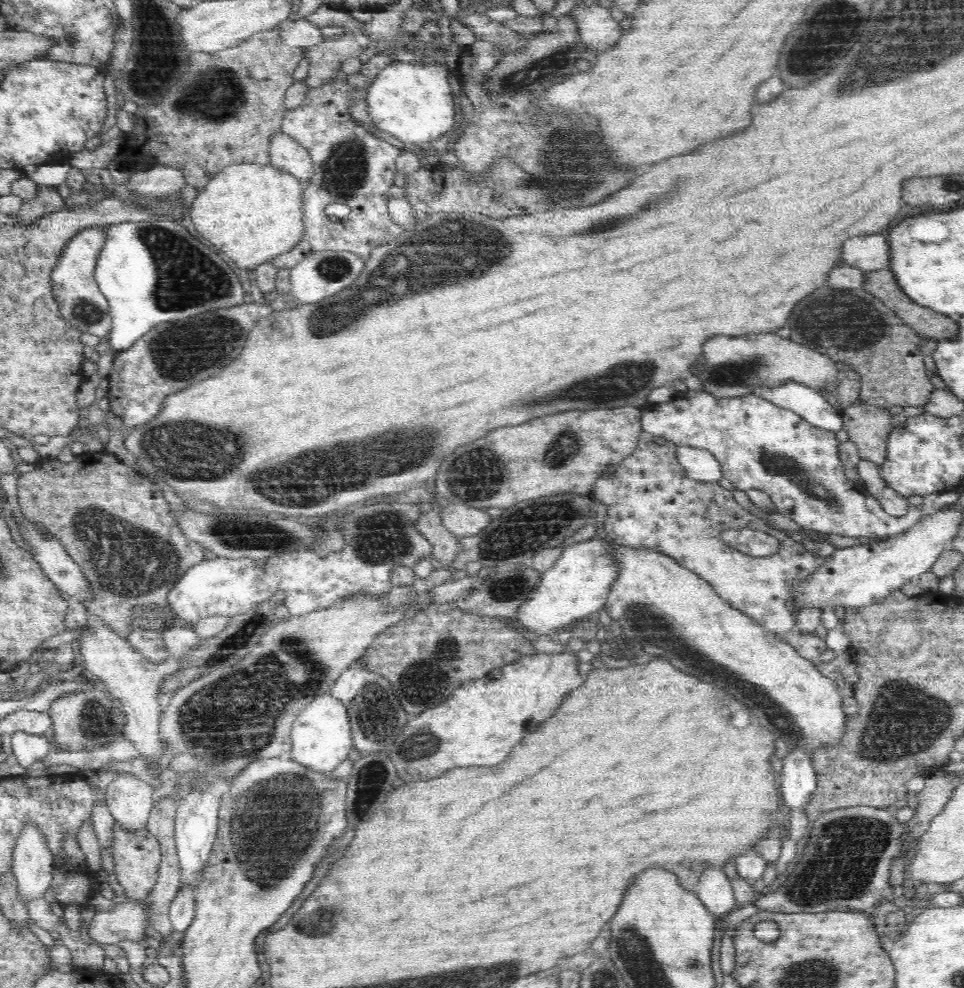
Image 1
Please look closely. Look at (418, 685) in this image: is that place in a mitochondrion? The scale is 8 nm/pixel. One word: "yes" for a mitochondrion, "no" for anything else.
yes

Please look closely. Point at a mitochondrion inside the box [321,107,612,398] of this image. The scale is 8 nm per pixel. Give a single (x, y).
(521, 185)

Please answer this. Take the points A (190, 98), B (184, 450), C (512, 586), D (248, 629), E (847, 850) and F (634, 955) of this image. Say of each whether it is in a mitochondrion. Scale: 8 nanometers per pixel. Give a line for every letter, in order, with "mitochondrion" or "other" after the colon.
A: mitochondrion
B: mitochondrion
C: mitochondrion
D: mitochondrion
E: mitochondrion
F: mitochondrion

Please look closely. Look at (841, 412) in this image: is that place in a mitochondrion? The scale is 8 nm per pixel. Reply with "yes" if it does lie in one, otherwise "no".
no

